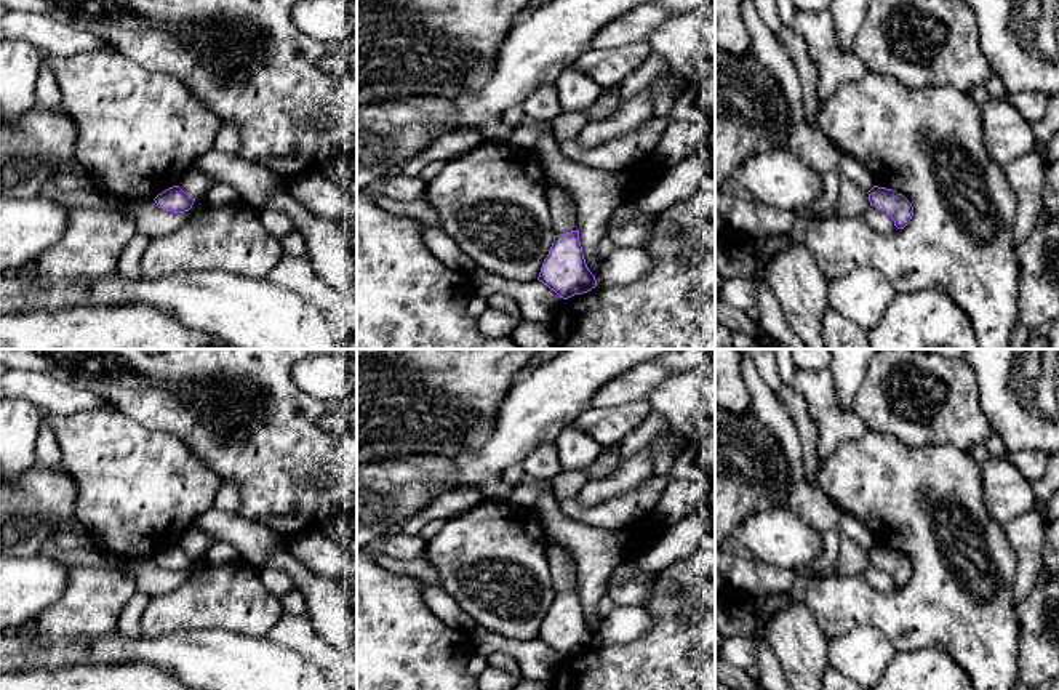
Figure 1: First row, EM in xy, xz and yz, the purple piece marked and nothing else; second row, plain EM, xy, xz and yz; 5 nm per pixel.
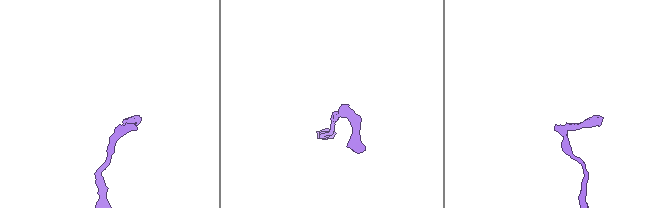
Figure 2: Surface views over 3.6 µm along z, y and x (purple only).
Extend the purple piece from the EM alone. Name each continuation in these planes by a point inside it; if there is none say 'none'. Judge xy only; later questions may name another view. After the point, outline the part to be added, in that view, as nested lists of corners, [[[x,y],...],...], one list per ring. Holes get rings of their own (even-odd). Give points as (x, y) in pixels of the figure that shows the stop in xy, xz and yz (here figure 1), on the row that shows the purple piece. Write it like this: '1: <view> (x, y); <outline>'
none

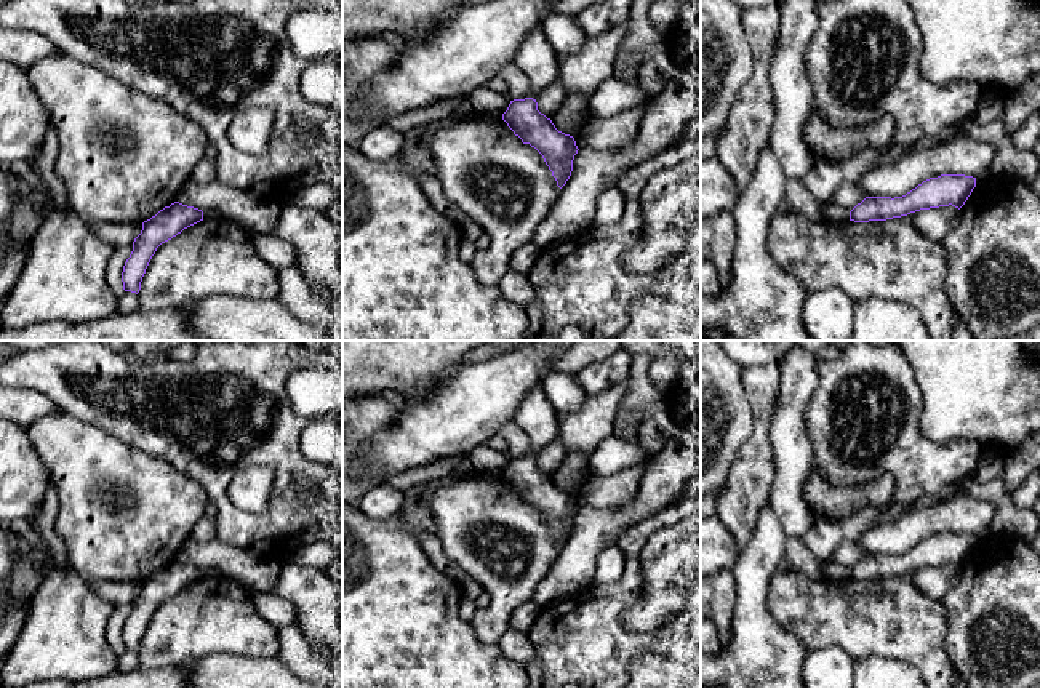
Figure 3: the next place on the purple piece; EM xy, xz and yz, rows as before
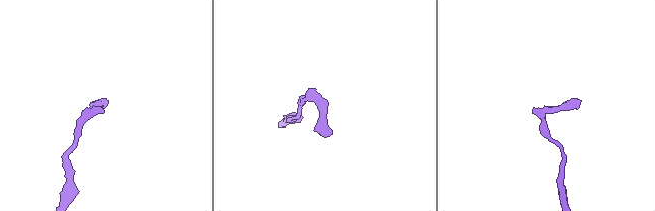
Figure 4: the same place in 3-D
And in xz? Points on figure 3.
1: xz (535, 58); [[[541,29],[526,34],[512,62],[530,78],[533,99],[558,78],[557,59]]]

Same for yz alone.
none

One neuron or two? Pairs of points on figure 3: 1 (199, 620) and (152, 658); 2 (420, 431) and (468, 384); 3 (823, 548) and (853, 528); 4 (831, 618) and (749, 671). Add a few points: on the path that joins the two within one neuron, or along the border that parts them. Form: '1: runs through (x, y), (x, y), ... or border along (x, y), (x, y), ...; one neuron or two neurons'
1: runs through (188, 624), (164, 647); one neuron
2: runs through (431, 421), (456, 396); one neuron
3: runs through (831, 540), (845, 530); one neuron
4: border along (772, 612), (807, 650); two neurons

